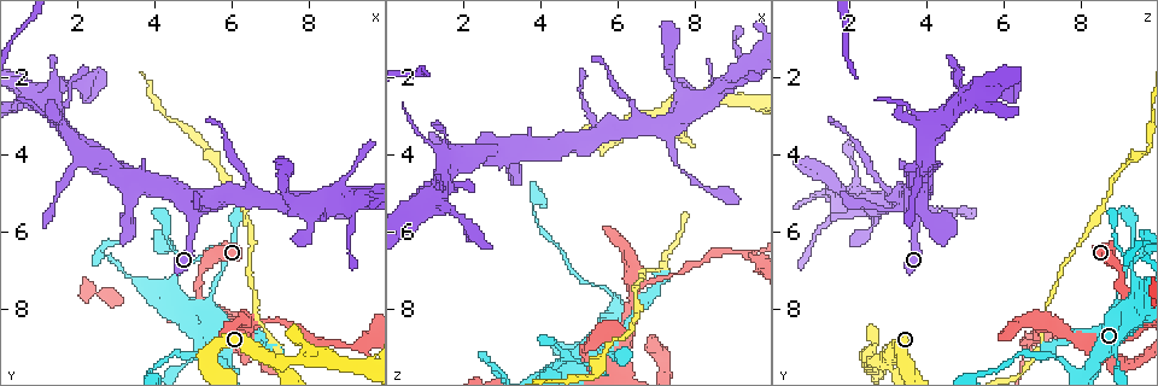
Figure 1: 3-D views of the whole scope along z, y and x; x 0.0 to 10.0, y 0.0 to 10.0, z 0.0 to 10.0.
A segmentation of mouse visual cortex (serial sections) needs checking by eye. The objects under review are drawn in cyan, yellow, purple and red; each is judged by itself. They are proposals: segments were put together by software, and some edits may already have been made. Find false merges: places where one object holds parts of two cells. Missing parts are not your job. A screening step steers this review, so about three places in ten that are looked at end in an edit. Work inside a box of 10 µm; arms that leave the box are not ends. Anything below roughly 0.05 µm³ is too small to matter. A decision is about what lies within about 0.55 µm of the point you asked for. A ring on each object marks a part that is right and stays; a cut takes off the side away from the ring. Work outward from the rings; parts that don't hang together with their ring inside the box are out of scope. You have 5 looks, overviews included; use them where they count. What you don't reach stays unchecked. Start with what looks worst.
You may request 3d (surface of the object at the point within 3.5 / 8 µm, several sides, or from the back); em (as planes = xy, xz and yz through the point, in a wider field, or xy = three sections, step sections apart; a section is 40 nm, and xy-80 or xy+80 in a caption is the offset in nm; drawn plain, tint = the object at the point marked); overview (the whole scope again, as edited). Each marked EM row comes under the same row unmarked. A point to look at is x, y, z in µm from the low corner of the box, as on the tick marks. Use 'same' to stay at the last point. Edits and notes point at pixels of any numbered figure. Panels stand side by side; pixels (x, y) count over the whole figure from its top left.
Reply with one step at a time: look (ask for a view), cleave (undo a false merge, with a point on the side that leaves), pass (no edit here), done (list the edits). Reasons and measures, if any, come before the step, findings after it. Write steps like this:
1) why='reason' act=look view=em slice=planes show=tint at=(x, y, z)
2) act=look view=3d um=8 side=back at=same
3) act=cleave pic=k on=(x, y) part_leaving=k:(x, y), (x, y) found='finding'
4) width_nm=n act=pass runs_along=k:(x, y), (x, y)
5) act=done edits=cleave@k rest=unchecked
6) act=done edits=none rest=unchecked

why='thick turns thin' act=look view=3d um=3.5 at=(5.45, 7.70, 9.00)

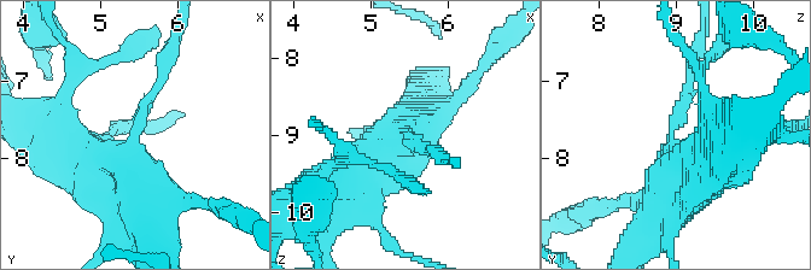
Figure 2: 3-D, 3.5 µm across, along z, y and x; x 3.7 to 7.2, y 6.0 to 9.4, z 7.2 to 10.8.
act=look view=em slice=xy step=1 show=tint at=(5.45, 7.65, 9.00)

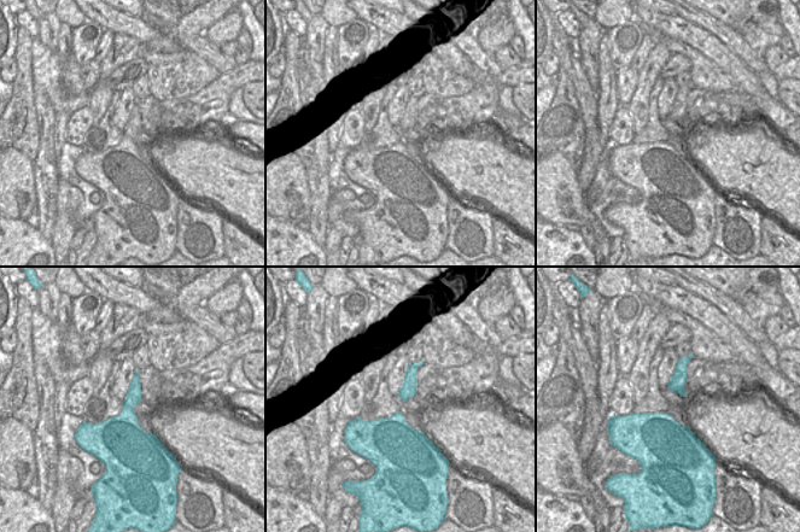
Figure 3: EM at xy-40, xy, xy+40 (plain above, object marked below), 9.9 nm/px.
arm_widths_nm=150,600 act=pass found='all the same cell'

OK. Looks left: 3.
why='sharp bend' act=look view=3d um=3.5 at=(5.85, 9.40, 7.60)

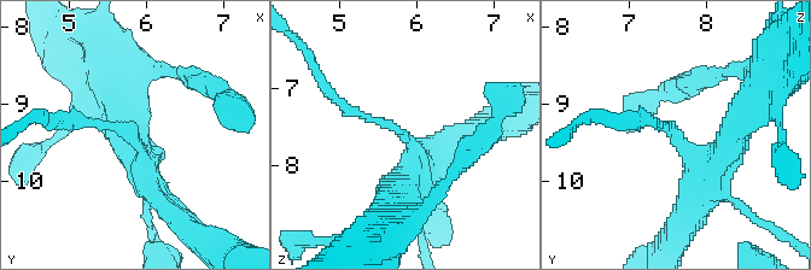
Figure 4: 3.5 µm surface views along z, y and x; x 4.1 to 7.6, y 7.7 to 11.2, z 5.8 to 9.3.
why='need the tissue' act=look view=em slice=xy step=1 show=tint at=(5.80, 9.35, 7.60)

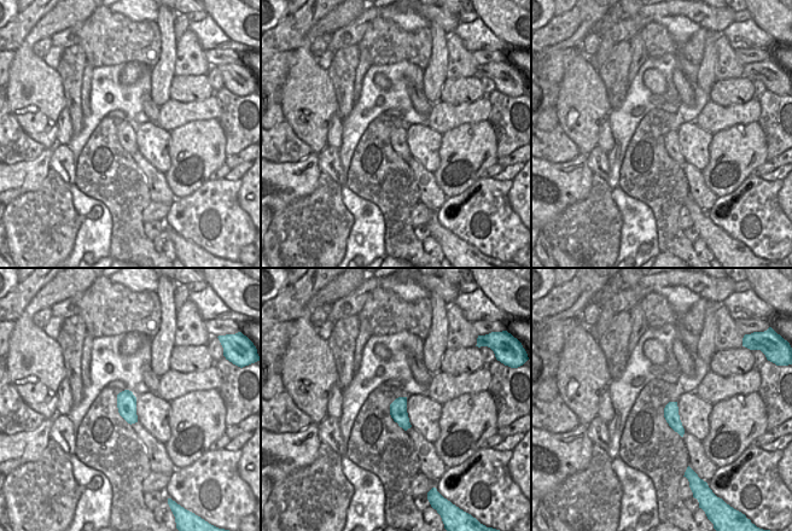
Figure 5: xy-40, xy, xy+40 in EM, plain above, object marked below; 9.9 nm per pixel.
act=pass runs_along=4:(403, 188), (410, 142), (333, 97) found='all the same cell'

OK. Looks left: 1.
act=done edits=none rest=unchecked

